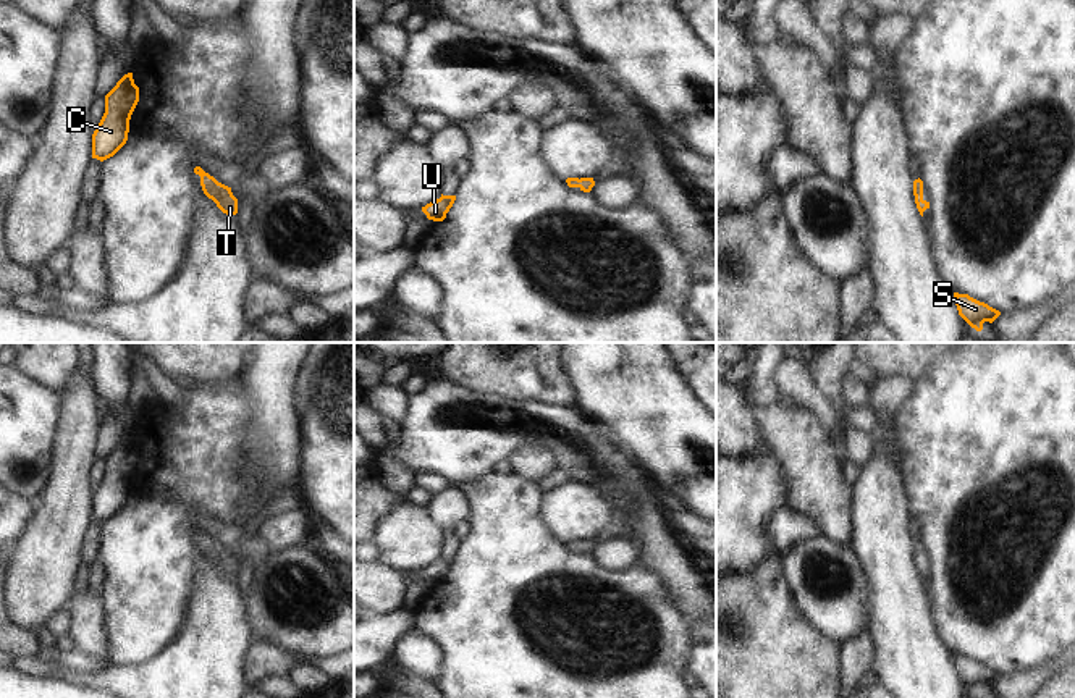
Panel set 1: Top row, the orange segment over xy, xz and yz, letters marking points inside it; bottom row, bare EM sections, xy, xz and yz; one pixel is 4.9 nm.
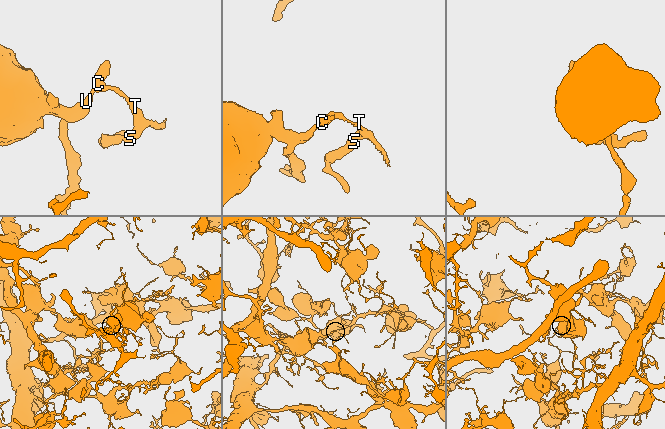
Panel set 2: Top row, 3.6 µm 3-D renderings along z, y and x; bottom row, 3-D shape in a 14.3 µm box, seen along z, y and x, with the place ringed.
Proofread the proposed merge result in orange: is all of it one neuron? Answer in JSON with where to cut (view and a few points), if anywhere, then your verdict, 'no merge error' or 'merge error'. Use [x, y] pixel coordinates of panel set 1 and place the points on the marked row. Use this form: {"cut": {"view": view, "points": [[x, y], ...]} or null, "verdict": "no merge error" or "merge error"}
{"cut": null, "verdict": "no merge error"}

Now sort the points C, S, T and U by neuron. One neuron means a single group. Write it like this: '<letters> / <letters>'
C S T U

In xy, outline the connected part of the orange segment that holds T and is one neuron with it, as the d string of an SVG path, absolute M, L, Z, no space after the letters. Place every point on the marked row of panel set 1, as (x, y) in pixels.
M196 166L194 173L200 176L200 186L204 194L212 199L223 213L230 217L238 213L238 199L233 196L231 187L218 183L200 166Z

